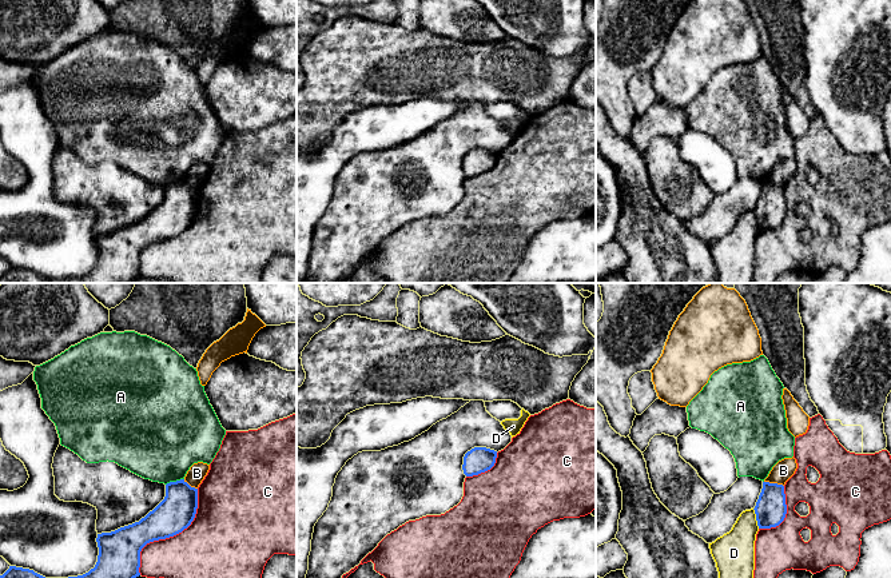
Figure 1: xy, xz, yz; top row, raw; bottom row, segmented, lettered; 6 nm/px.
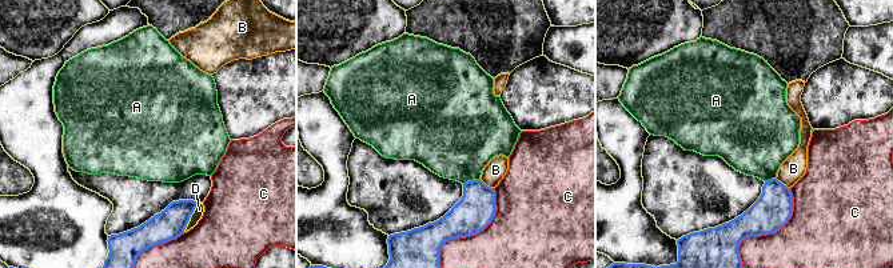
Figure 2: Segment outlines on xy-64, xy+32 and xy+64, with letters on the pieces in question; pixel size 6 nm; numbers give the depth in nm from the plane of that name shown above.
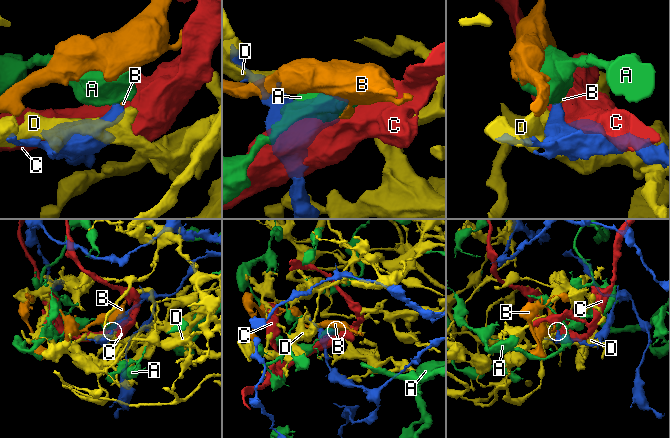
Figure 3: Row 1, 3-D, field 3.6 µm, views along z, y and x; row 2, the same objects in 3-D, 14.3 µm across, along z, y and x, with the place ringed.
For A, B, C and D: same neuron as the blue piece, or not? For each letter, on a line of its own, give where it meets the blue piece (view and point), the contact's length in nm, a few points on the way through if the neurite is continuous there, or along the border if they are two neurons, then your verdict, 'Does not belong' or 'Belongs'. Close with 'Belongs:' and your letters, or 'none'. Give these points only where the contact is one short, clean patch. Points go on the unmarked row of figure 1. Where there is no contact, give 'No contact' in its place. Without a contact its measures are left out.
A: Touches blue at xy (174, 183). Shared border 120 nm. Does not belong
B: Touches blue at yz (774, 184). Shared border 120 nm. Boundary: yz (764, 182), (783, 187). Does not belong
C: Touches blue at xy (170, 236). Shared border 650 nm. Does not belong
D: Touches blue at yz (756, 219). Shared border 130 nm. Does not belong
Belongs: none

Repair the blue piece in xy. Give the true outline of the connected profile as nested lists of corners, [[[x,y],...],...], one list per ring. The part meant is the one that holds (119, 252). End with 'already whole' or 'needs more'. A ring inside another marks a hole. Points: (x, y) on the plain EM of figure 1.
[[[184,180],[166,186],[164,200],[144,219],[111,234],[98,235],[98,263],[88,274],[45,279],[33,271],[9,267],[0,283],[131,283],[139,278],[140,252],[154,242],[182,234],[195,219],[198,190]]]; already whole

